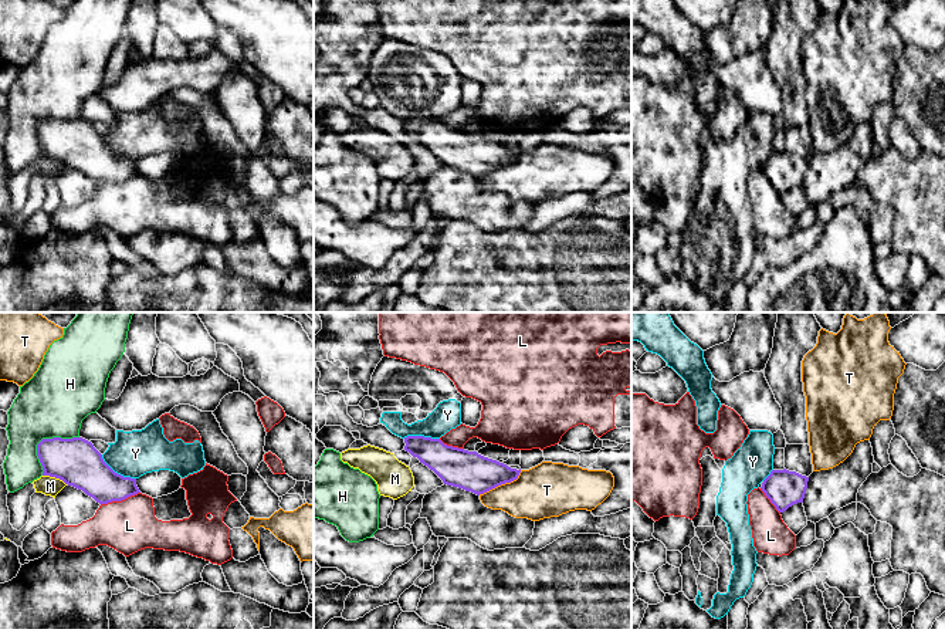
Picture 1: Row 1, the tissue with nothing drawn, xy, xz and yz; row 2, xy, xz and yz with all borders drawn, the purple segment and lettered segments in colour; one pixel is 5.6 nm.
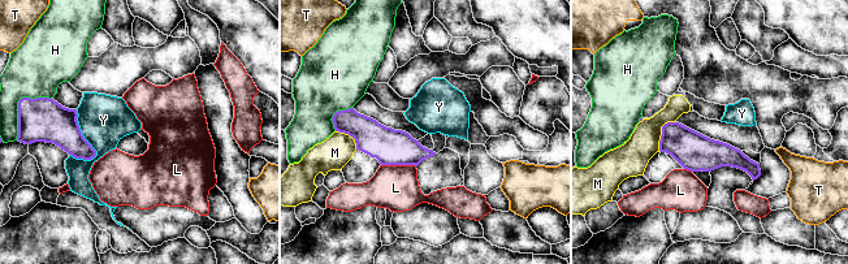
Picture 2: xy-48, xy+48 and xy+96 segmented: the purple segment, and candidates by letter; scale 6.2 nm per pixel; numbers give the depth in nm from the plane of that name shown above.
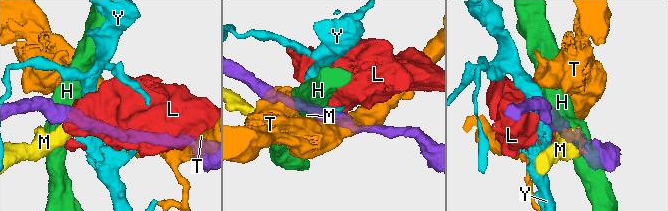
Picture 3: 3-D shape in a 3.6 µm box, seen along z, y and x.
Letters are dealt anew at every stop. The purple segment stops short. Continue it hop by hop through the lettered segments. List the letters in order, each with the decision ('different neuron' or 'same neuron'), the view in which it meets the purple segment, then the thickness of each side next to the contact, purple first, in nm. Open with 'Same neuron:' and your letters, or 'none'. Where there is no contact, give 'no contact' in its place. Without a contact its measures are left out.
Same neuron: none
H: different neuron | xy | 260/380 nm
L: different neuron | xy | 220/300 nm
M: different neuron | xy | 260/110 nm
T: different neuron | xz | 220/300 nm
Y: different neuron | xy | 260/260 nm

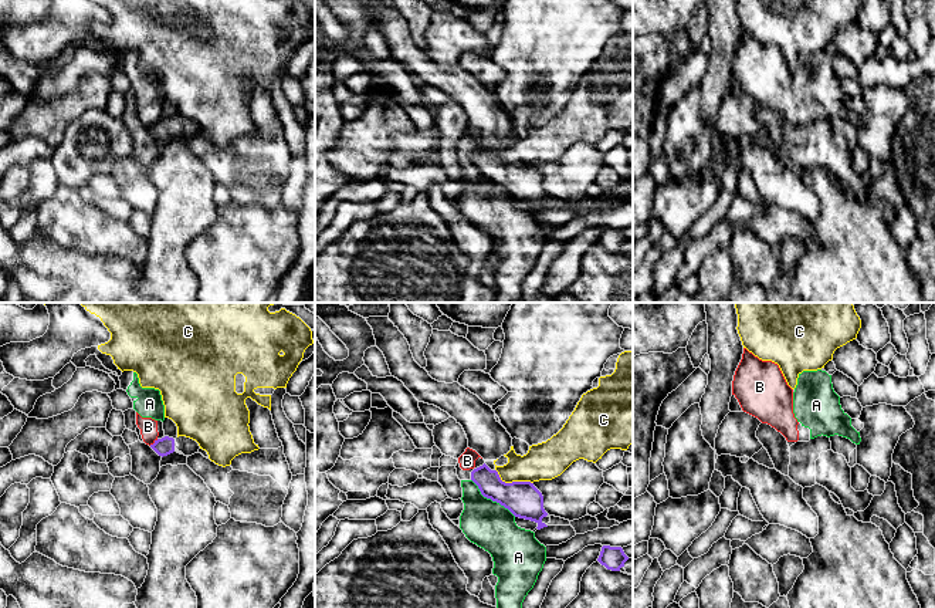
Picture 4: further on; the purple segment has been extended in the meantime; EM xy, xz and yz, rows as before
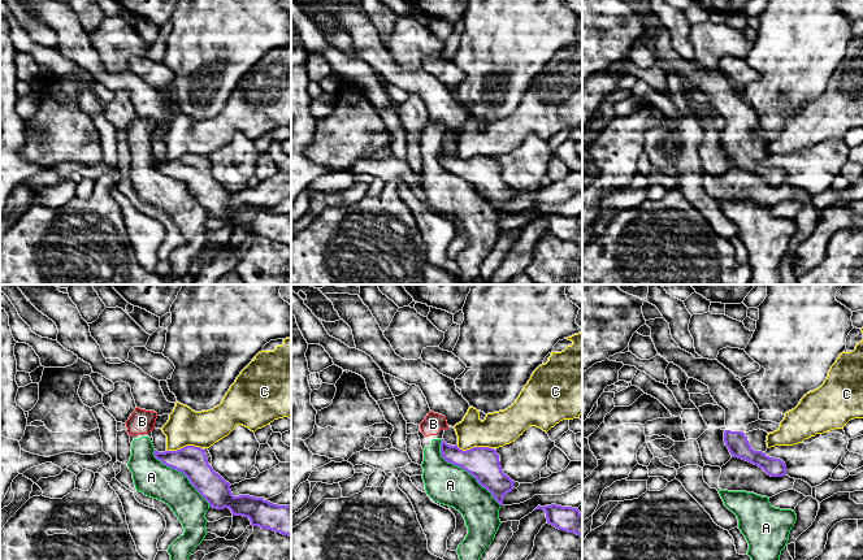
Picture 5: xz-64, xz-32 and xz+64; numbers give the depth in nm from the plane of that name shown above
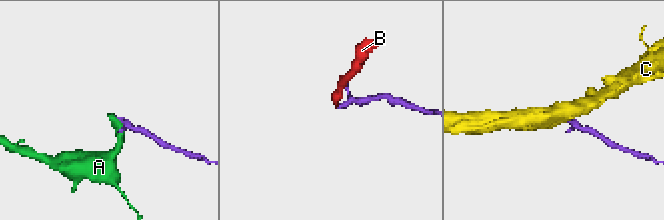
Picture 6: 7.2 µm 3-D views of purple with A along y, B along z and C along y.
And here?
Same neuron: none
A: different neuron | xz | 200/260 nm
B: different neuron | xy | 100/100 nm
C: different neuron | xz | 200/220 nm

